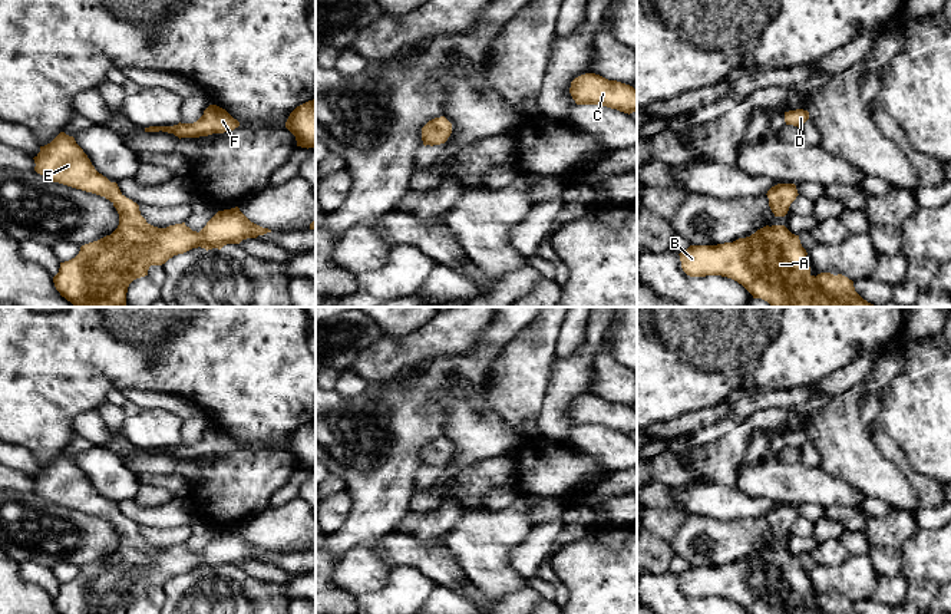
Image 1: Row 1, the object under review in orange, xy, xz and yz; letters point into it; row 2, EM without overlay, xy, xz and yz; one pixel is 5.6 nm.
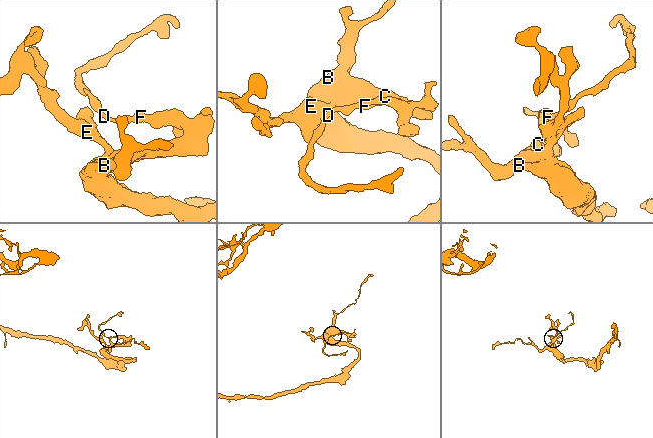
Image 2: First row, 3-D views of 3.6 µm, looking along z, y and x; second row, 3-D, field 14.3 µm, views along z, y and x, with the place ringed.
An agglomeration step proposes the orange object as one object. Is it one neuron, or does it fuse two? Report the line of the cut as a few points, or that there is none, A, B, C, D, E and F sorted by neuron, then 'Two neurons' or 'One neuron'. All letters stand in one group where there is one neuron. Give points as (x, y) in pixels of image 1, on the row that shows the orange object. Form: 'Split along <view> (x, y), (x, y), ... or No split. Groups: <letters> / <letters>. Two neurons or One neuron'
No split. Groups: A B C D E F. One neuron

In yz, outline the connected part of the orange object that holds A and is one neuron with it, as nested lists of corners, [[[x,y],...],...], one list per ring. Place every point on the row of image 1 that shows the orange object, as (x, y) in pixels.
[[[766,225],[746,238],[717,245],[690,245],[678,254],[683,271],[690,277],[721,275],[742,284],[753,298],[762,298],[772,307],[875,307],[864,300],[848,277],[831,273],[810,274],[806,260],[806,250],[802,247],[799,235],[792,234],[785,225]]]

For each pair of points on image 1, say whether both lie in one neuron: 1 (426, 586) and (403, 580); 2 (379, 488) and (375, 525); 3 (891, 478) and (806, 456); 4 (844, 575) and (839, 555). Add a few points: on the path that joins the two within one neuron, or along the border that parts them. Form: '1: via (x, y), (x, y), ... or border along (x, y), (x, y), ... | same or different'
1: via (420, 586), (409, 586) | same
2: via (379, 497), (375, 517) | same
3: border along (808, 441), (818, 452), (819, 466) | different
4: border along (809, 554), (825, 565), (839, 565), (849, 555) | different

